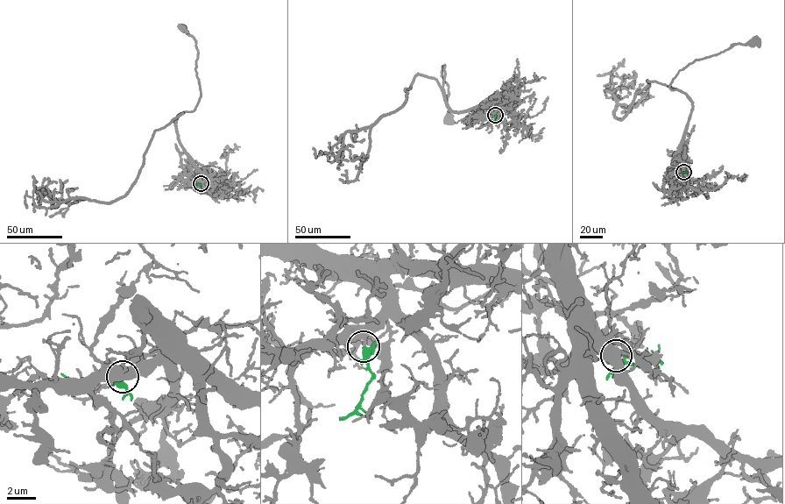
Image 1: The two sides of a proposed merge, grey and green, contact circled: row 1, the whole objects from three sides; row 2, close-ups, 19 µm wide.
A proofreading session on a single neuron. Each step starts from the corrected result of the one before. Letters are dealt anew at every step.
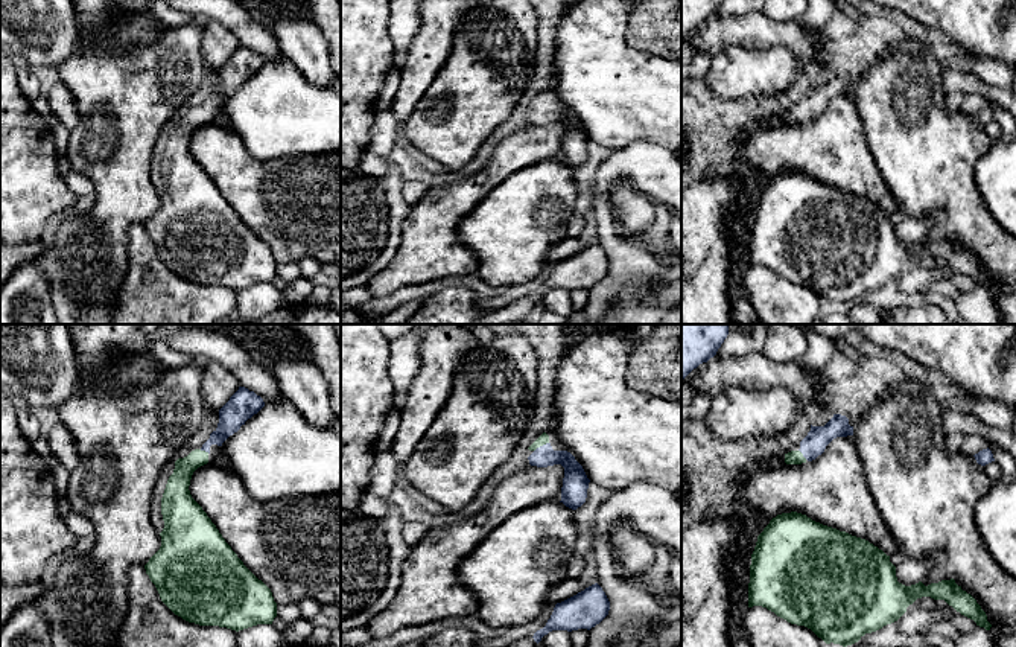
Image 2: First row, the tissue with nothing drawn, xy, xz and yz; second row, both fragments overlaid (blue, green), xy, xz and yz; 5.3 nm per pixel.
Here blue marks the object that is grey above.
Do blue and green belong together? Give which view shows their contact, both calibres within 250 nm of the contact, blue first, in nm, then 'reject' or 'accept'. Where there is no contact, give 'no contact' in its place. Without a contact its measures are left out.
meets blue in xz; 120 nm thick on the blue side, 60 nm on the other; accept

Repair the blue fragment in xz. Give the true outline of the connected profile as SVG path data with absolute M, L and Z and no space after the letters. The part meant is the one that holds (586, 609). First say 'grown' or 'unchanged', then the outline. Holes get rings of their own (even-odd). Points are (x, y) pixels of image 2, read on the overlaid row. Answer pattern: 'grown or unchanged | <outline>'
unchanged | M595 583L576 595L557 603L546 626L537 630L532 638L538 644L552 630L590 630L608 615L608 610L610 601L602 588Z

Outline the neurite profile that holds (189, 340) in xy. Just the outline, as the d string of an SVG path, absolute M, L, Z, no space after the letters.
M178 324L176 330L164 343L183 356L219 362L236 376L240 387L260 396L265 405L283 399L271 367L259 362L237 341L222 333L198 324Z

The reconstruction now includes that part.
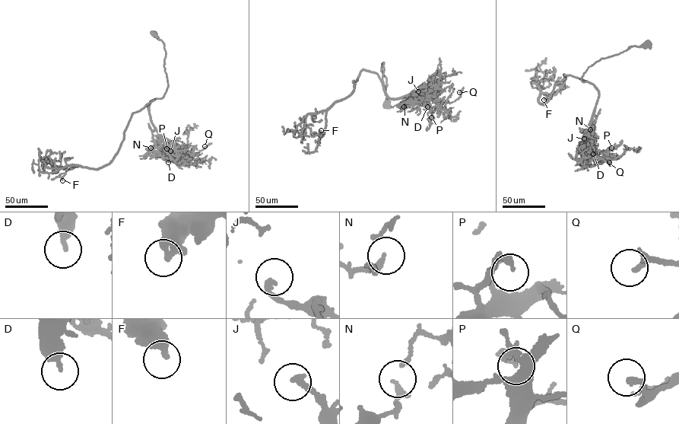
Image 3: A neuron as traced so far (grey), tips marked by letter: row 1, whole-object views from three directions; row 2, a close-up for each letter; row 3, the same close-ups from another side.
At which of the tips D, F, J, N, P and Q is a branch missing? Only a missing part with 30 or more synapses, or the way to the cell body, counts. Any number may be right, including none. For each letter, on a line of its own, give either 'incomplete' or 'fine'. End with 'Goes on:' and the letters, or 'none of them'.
D: fine
F: fine
J: fine
N: fine
P: fine
Q: fine
Goes on: none of them

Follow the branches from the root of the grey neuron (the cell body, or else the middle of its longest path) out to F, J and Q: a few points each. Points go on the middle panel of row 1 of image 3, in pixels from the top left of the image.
F: (387, 106), (383, 62), (383, 87), (376, 73), (361, 71), (352, 93), (327, 111), (325, 132), (321, 130)
J: (387, 106), (386, 79), (381, 71), (383, 62), (382, 80), (389, 98), (416, 96), (418, 91)
Q: (387, 106), (383, 62), (385, 90), (394, 100), (411, 94), (450, 103), (460, 97), (459, 92)

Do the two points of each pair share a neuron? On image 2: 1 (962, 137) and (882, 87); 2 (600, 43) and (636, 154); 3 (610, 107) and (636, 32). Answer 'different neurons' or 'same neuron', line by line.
1: same neuron
2: different neurons
3: different neurons

